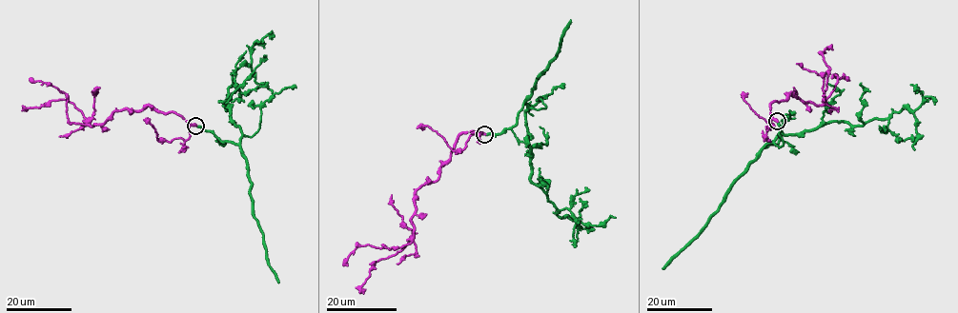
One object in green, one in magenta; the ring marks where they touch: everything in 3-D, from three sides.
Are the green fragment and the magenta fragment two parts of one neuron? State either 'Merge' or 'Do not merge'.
Merge

